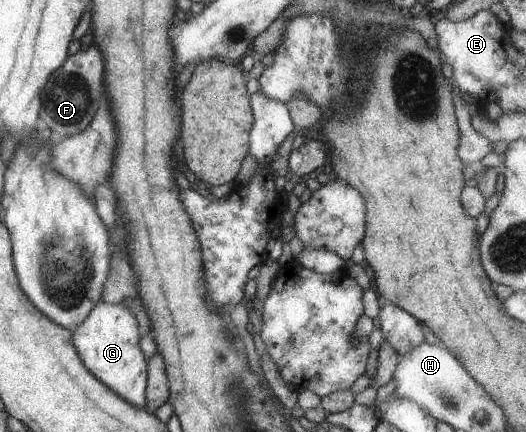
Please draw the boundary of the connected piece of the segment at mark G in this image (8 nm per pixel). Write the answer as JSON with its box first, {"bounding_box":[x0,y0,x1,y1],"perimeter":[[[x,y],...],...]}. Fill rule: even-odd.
{"bounding_box":[71,300,146,408],"perimeter":[[[99,300],[71,332],[73,347],[87,371],[123,401],[144,408],[146,362],[139,349],[141,329],[128,307],[121,303],[101,303]]]}

